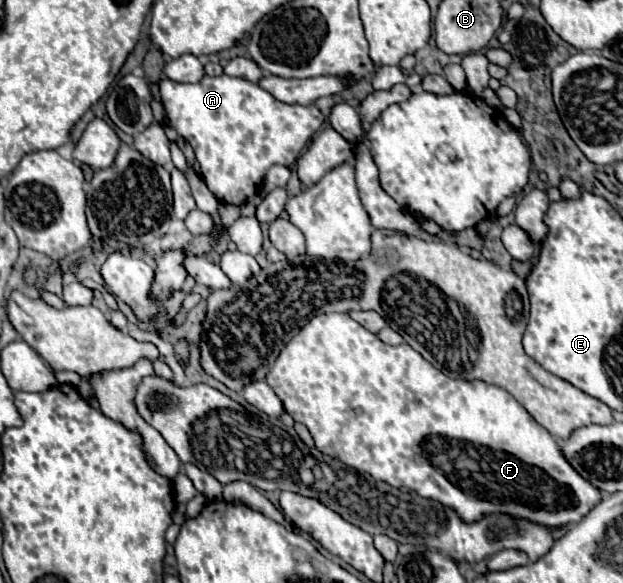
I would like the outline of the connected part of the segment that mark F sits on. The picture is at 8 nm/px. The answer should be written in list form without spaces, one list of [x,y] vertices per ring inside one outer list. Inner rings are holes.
[[[321,314],[321,316],[315,316],[311,322],[307,322],[301,328],[301,332],[297,332],[287,342],[287,346],[281,350],[281,354],[277,356],[277,360],[275,360],[275,364],[269,370],[265,380],[273,388],[273,392],[279,396],[279,400],[283,402],[285,412],[295,422],[301,422],[309,428],[313,440],[315,440],[315,448],[319,452],[323,452],[327,456],[335,456],[355,470],[369,472],[375,480],[383,480],[395,488],[407,486],[411,490],[417,490],[419,496],[437,500],[437,502],[453,508],[465,522],[479,520],[481,516],[485,516],[489,512],[505,512],[505,514],[511,514],[515,518],[527,518],[527,520],[543,524],[543,526],[559,528],[559,526],[577,524],[603,498],[603,494],[597,488],[593,488],[585,478],[581,478],[569,466],[569,462],[563,458],[553,436],[541,424],[537,424],[535,418],[507,390],[493,386],[493,384],[487,384],[483,380],[471,380],[471,382],[469,380],[453,380],[453,378],[445,376],[441,370],[437,370],[433,364],[429,364],[409,344],[389,346],[389,344],[381,342],[373,332],[365,330],[359,322],[351,320],[349,314]]]

